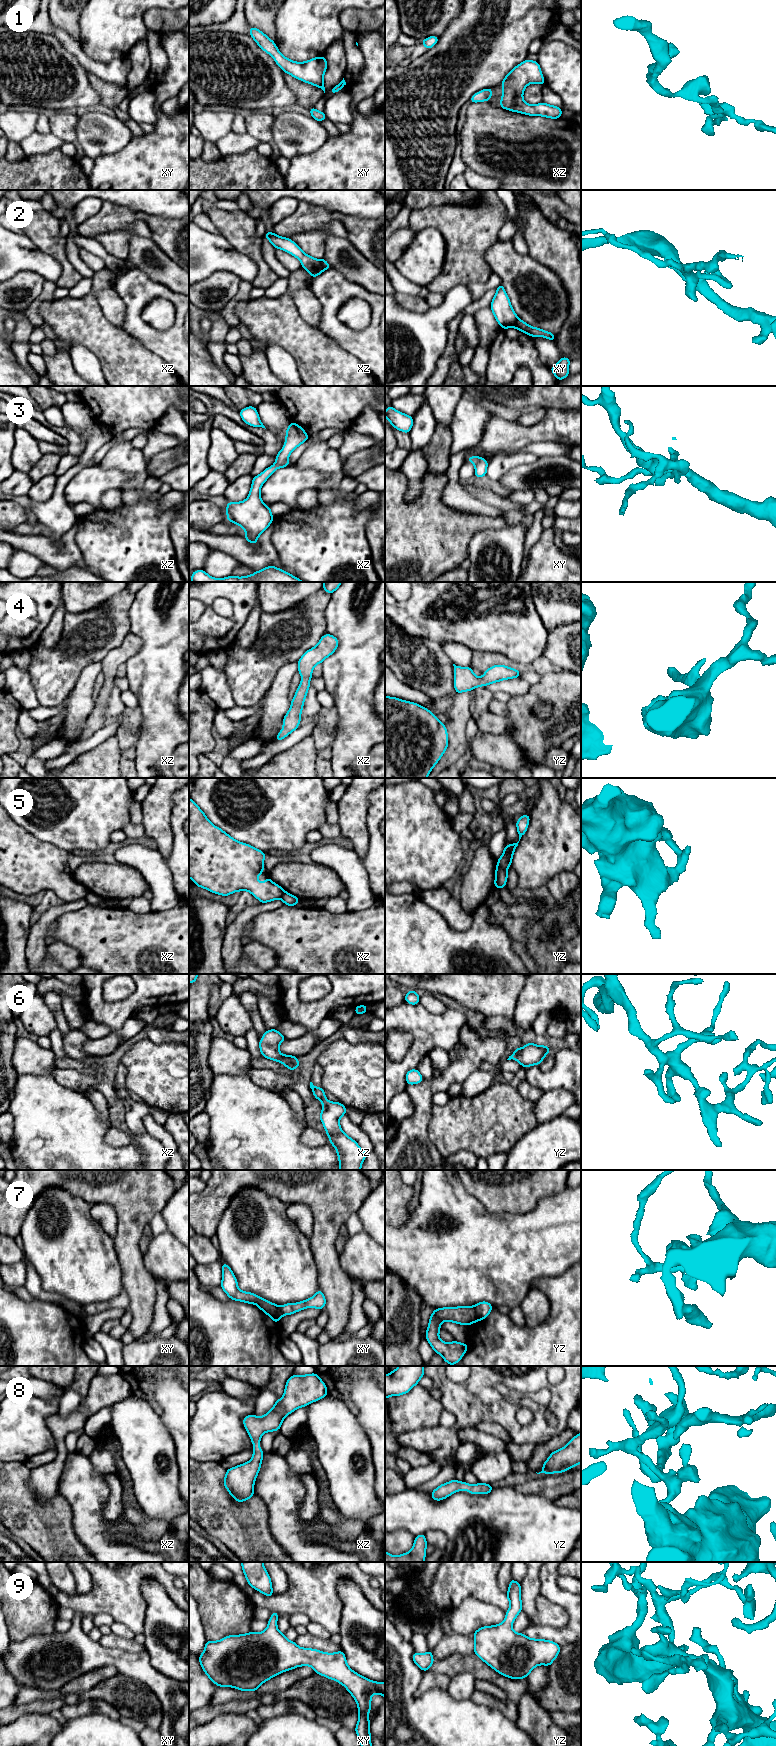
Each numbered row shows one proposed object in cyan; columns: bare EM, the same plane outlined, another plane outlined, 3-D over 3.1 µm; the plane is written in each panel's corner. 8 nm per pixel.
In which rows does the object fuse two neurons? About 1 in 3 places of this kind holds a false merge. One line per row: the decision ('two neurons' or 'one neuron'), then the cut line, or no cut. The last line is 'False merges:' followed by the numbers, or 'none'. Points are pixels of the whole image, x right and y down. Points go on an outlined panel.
1: one neuron | no cut
2: two neurons | xz (320, 260), (320, 263), (325, 268)
3: one neuron | no cut
4: one neuron | no cut
5: two neurons | yz (497, 863), (506, 871)
6: one neuron | no cut
7: two neurons | yz (473, 1306), (477, 1320)
8: one neuron | no cut
9: one neuron | no cut
False merges: 2, 5, 7

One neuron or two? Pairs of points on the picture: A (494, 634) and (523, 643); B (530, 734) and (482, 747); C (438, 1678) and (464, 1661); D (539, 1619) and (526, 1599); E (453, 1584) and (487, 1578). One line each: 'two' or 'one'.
A: one
B: two
C: two
D: two
E: one

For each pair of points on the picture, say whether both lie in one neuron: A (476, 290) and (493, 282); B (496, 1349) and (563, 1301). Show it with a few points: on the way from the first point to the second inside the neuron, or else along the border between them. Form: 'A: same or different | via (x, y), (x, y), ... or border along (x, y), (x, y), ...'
A: same | via (480, 288), (489, 284)
B: same | via (515, 1349), (525, 1349), (554, 1320)

